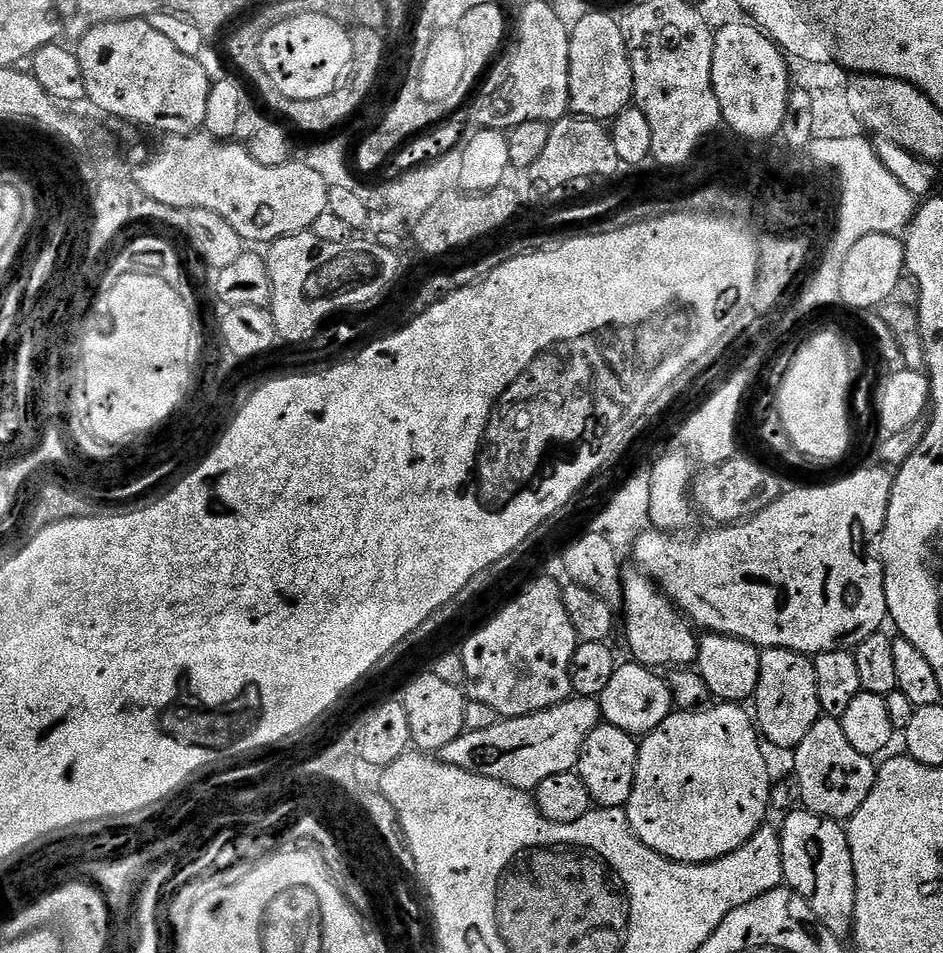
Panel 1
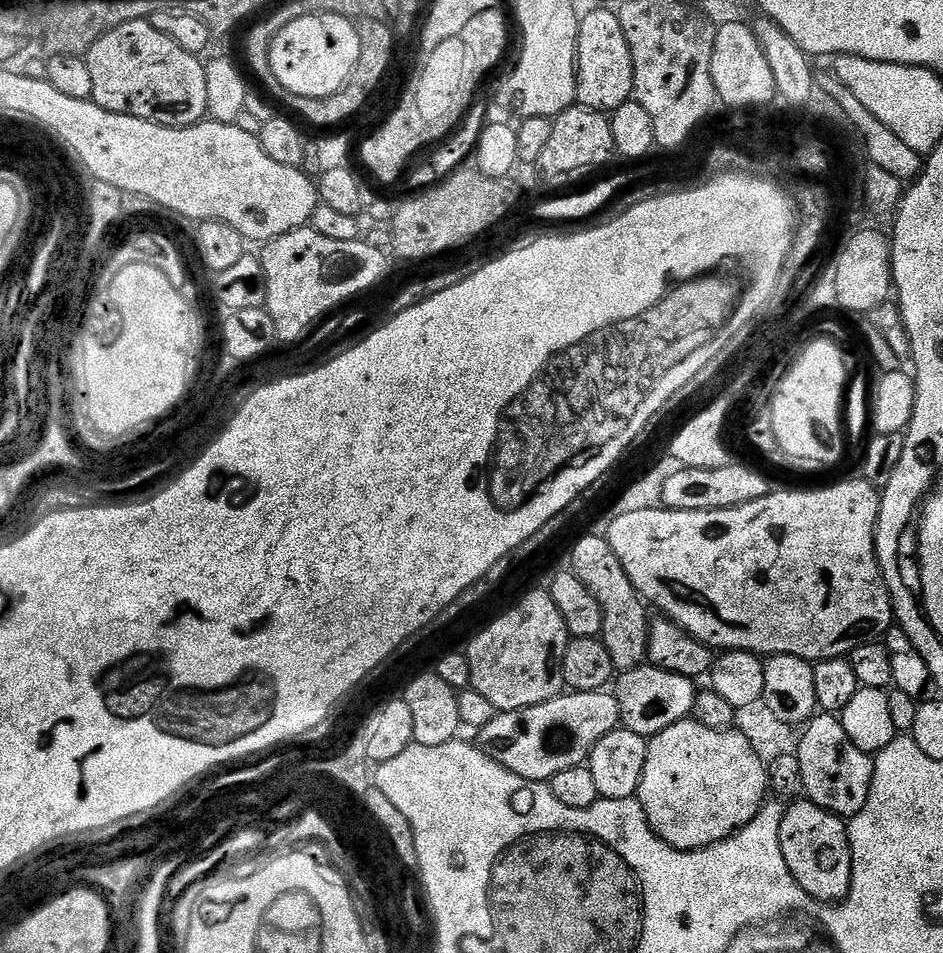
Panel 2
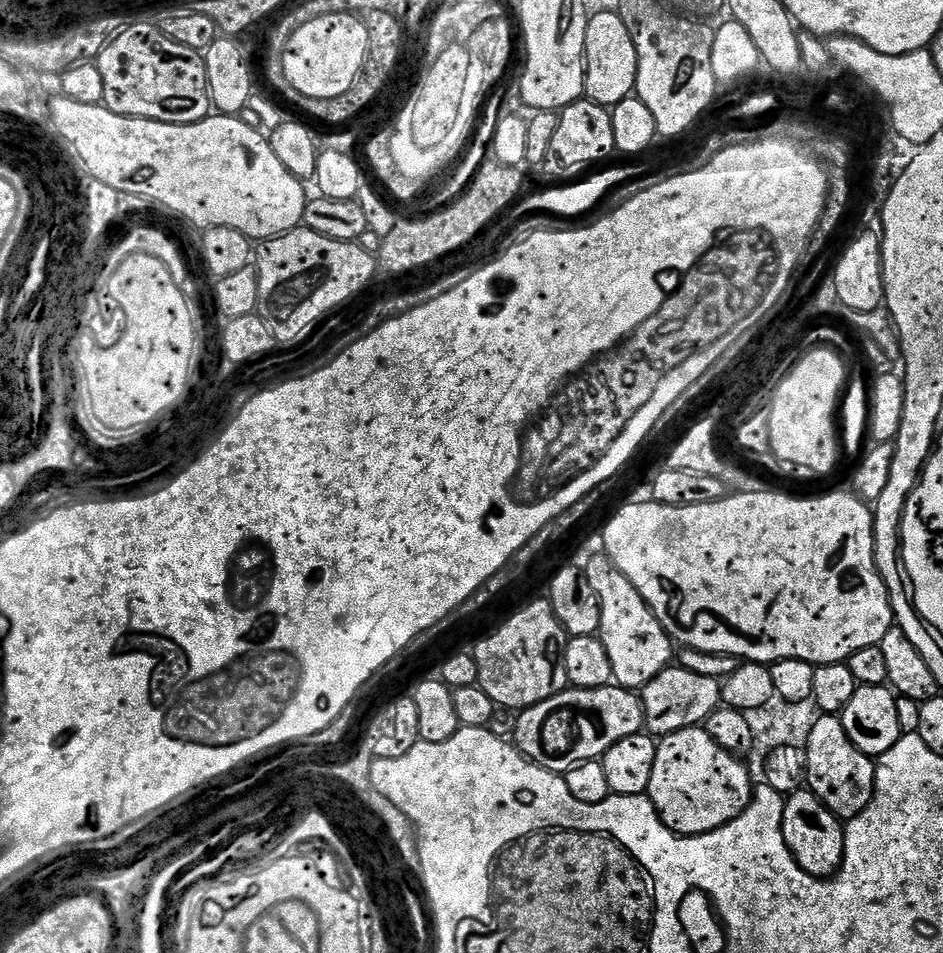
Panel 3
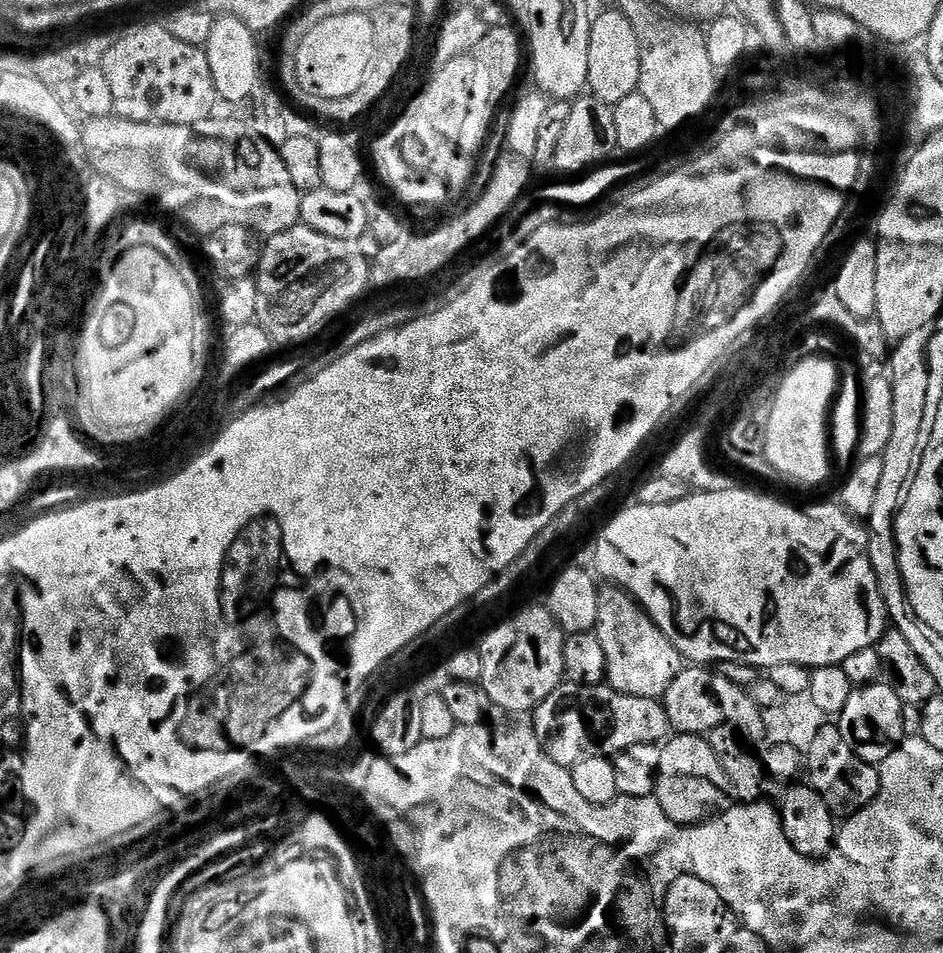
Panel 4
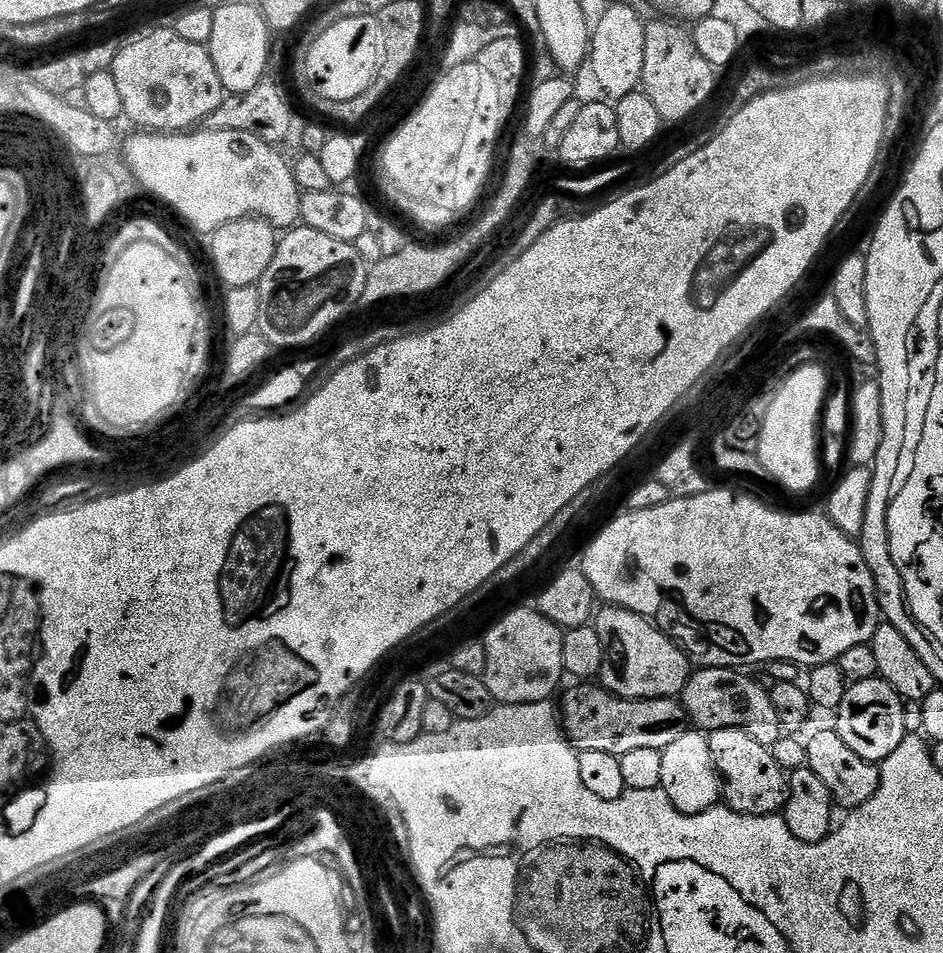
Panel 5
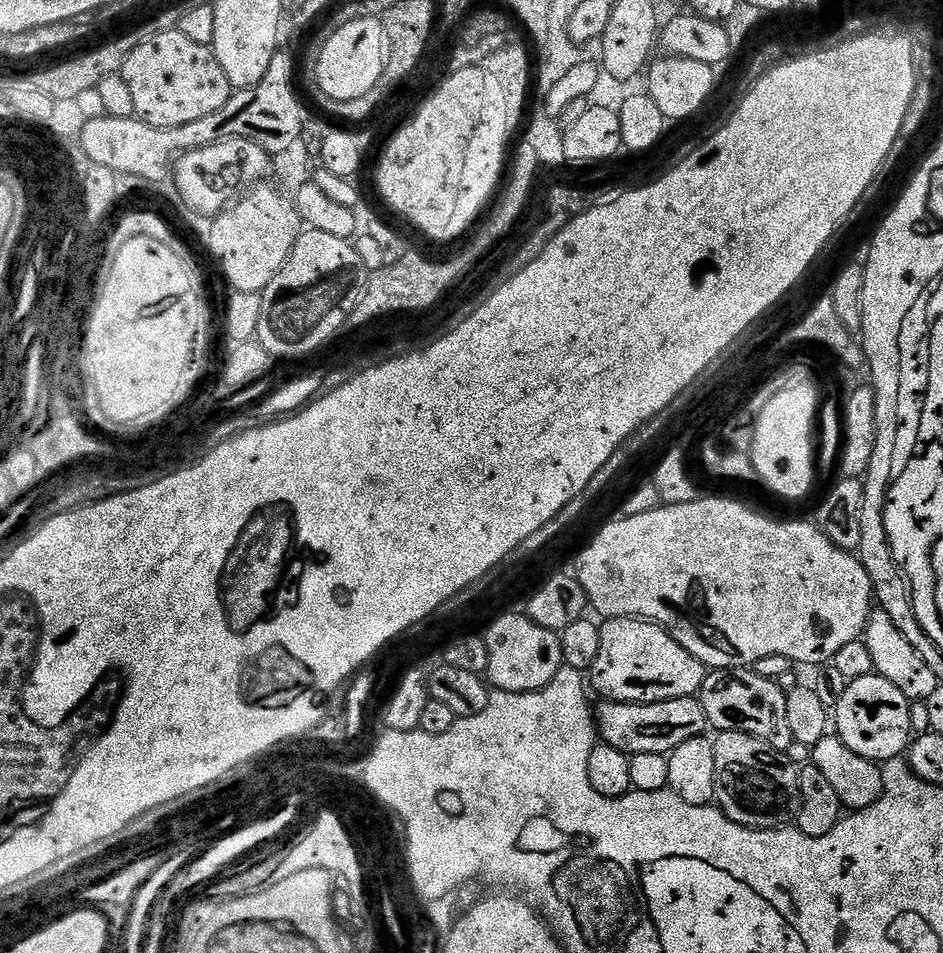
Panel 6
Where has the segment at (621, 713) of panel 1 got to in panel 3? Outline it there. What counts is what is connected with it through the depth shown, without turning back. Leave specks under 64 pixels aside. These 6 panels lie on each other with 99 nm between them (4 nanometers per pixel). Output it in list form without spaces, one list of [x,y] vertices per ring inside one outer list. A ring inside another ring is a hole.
[[[681,666],[664,668],[639,693],[644,707],[644,728],[653,737],[663,738],[678,730],[703,725],[711,712],[722,704],[722,684],[719,679],[692,673]]]

